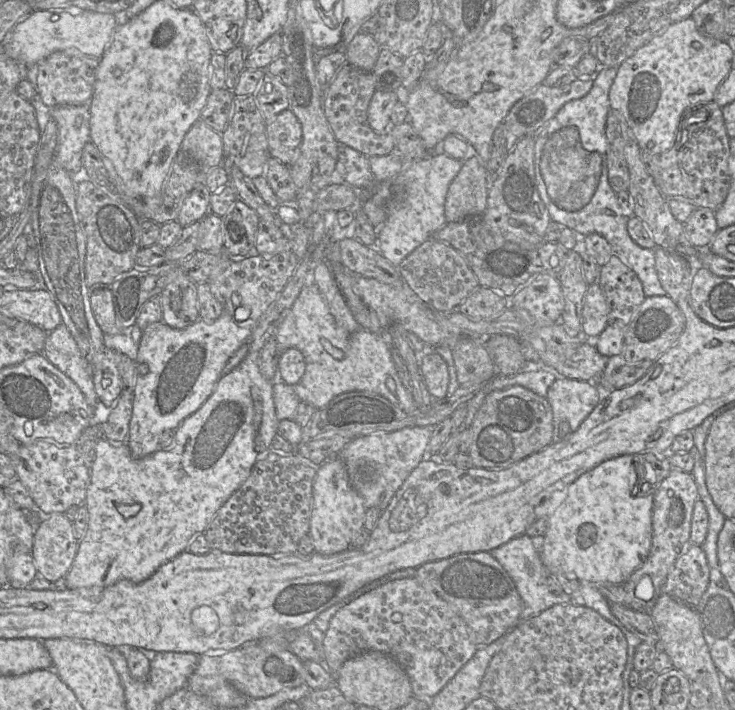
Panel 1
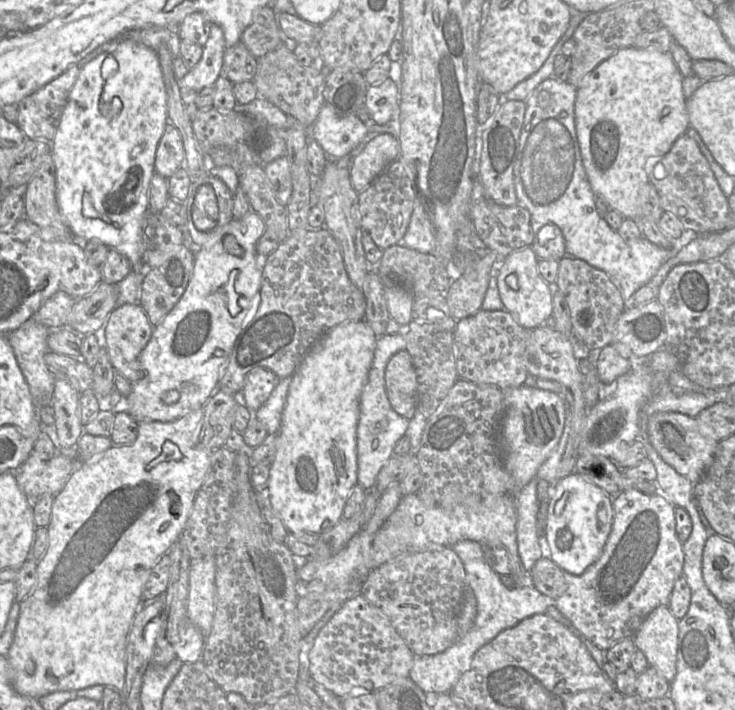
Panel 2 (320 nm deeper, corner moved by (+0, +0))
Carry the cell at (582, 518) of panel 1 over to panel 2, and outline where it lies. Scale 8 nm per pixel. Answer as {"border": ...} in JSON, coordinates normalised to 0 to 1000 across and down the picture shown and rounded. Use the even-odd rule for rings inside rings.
{"border":[[[777,666],[765,673],[752,689],[743,732],[750,789],[776,808],[793,808],[818,783],[834,734],[834,699],[789,668]]]}

